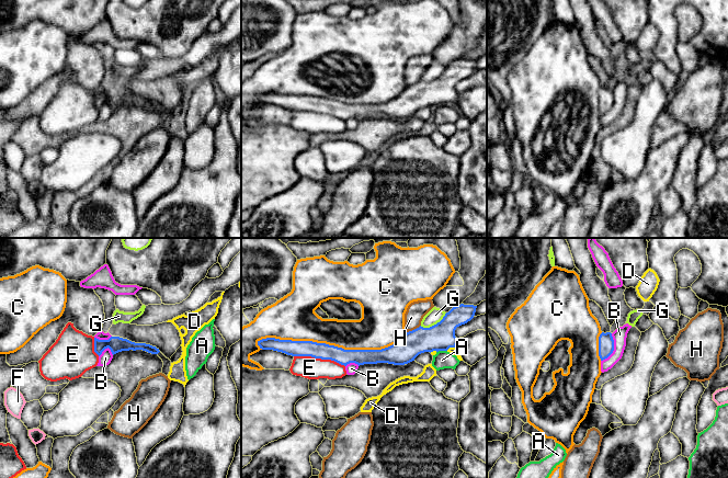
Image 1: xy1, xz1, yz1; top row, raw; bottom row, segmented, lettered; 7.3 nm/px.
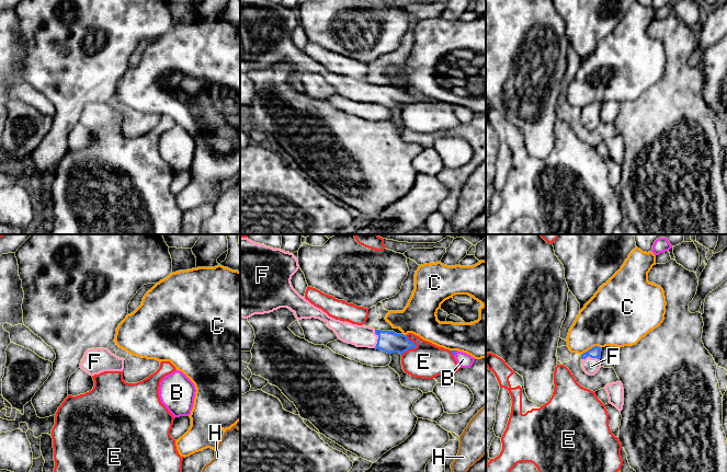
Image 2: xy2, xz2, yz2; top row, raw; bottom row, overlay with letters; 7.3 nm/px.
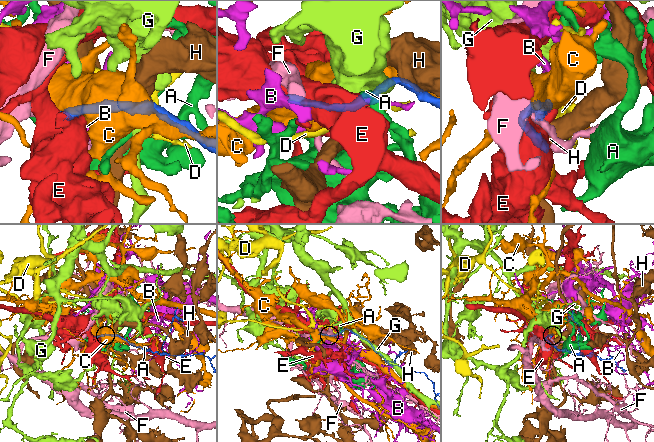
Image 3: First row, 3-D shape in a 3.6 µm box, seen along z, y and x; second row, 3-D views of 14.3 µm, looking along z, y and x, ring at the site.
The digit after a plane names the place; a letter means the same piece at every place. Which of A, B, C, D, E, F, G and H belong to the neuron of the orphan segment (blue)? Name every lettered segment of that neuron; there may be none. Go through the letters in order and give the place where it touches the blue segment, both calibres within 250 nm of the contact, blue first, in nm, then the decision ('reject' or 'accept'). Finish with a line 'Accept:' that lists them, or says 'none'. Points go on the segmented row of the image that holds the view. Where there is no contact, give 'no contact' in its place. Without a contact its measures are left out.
A: xz1 (441, 350) | 200/130 nm | reject
B: yz1 (613, 349) | 110/100 nm | reject
C: xz1 (331, 345) | 120/240 nm | reject
D: xz1 (451, 346) | 200/50 nm | reject
E: xz1 (319, 357) | 120/160 nm | reject
F: xz2 (378, 338) | 160/160 nm | accept
G: xz1 (434, 325) | 200/110 nm | reject
H: xz1 (414, 329) | 200/140 nm | reject
Accept: F

